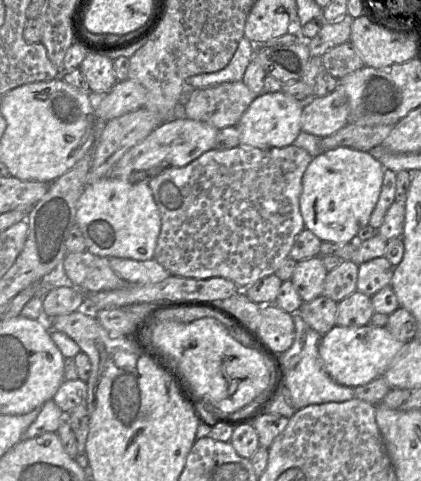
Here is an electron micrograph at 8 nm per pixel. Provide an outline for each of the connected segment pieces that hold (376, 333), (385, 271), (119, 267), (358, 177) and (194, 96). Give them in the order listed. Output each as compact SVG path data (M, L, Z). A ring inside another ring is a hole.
M335 325L322 336L318 353L324 370L335 382L355 388L382 377L404 344L386 327Z
M384 256L359 265L356 291L369 297L391 284L394 266Z
M110 257L108 263L118 276L129 284L155 284L170 276L170 273L153 258L137 261L128 258Z
M337 147L313 157L302 177L299 198L305 228L322 242L356 242L356 235L368 225L383 183L384 167L367 151Z
M243 81L190 89L183 99L184 116L206 122L219 130L236 126L257 96Z

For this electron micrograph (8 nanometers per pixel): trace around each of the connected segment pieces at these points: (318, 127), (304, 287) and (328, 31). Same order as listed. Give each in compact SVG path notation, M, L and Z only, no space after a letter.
M342 87L303 104L301 130L319 138L330 136L349 123L349 102Z
M314 256L297 262L290 279L304 302L310 302L322 295L323 284L328 271L322 257Z
M349 14L335 21L324 22L321 30L311 40L306 41L311 57L322 57L328 50L350 41L351 27L354 18Z

